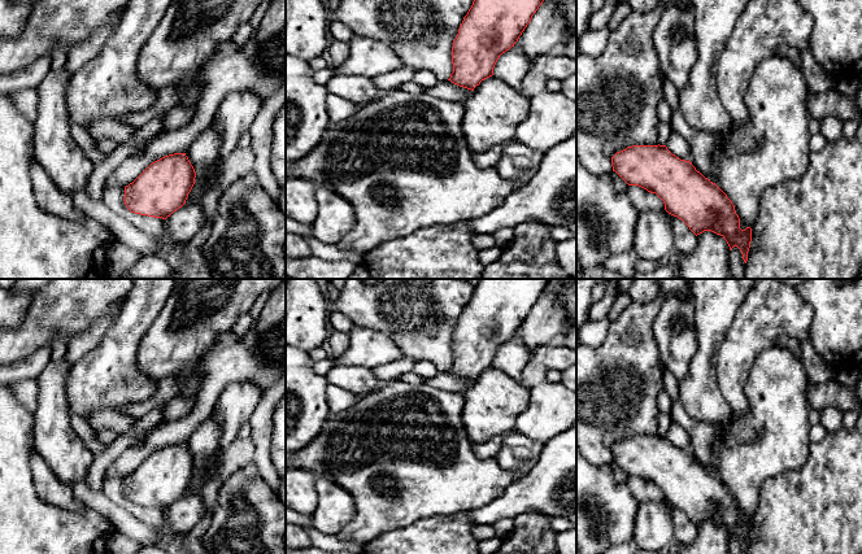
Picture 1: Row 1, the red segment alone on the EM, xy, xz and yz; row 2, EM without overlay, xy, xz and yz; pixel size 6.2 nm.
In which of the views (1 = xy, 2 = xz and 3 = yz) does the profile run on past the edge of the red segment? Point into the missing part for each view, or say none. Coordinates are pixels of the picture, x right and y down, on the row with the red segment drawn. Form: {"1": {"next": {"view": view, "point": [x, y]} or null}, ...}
{"1": {"next": null}, "2": {"next": null}, "3": {"next": null}}

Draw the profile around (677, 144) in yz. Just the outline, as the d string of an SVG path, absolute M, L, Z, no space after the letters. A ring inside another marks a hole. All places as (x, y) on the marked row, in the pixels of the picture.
M671 131L666 147L672 154L679 157L680 160L691 161L689 147L680 134Z

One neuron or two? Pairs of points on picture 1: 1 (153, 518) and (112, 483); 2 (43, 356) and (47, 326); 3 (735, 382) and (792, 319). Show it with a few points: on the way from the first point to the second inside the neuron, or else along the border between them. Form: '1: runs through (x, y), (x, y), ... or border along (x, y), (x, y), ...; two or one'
1: runs through (142, 513), (130, 507), (117, 494); one
2: border along (51, 343), (18, 360); two
3: runs through (735, 362), (773, 323); one

